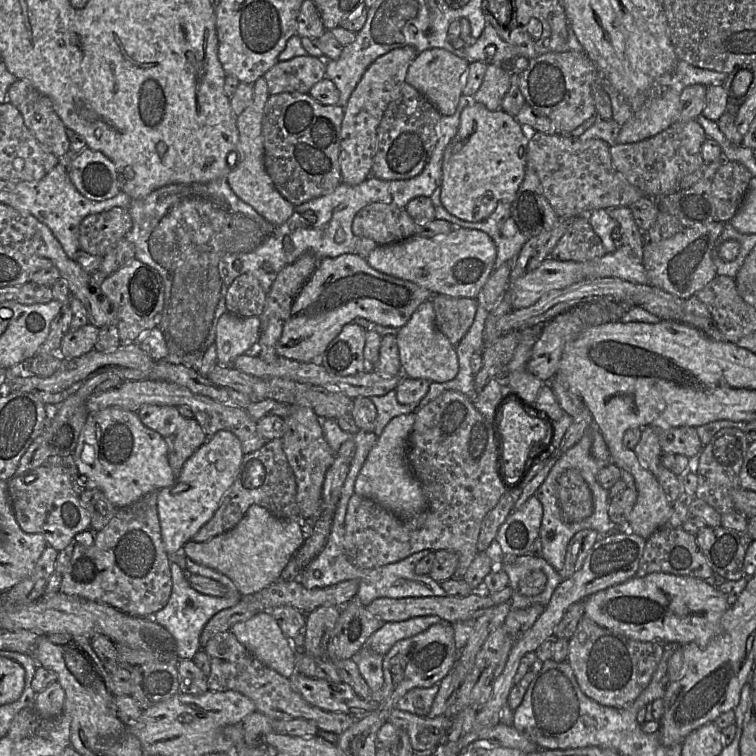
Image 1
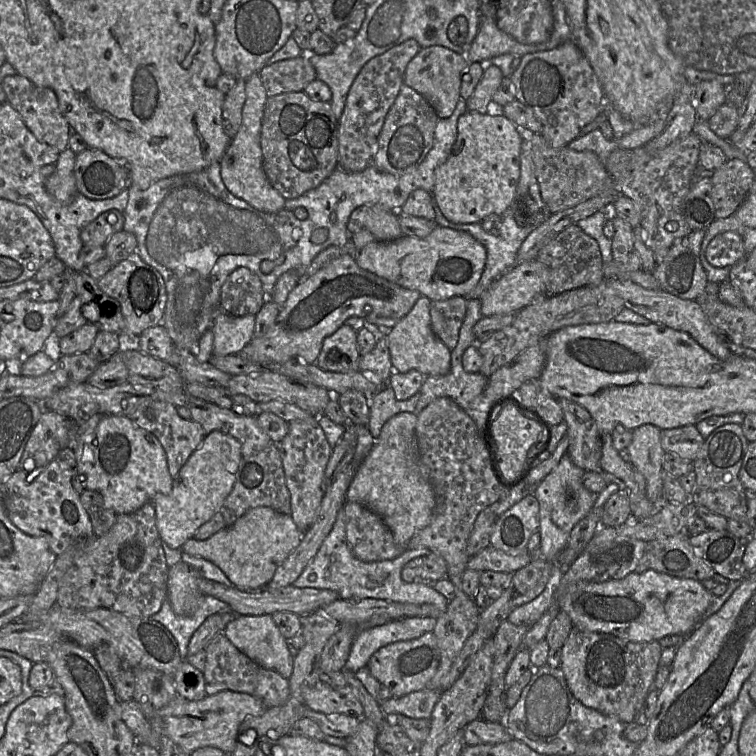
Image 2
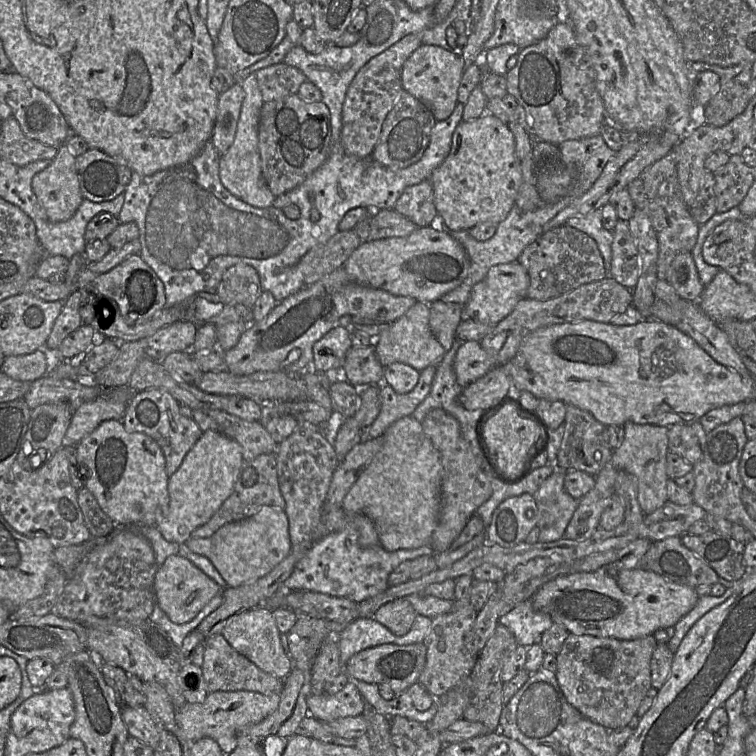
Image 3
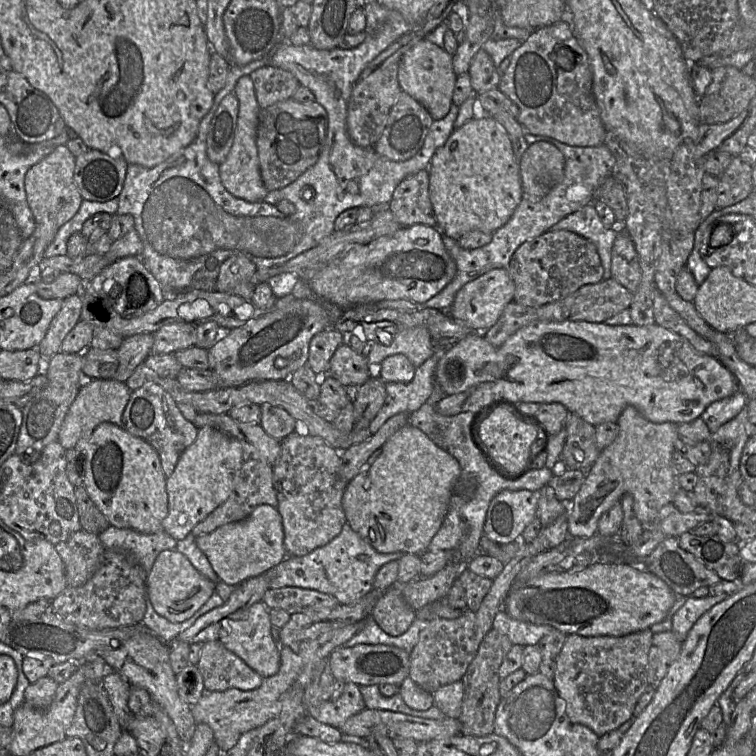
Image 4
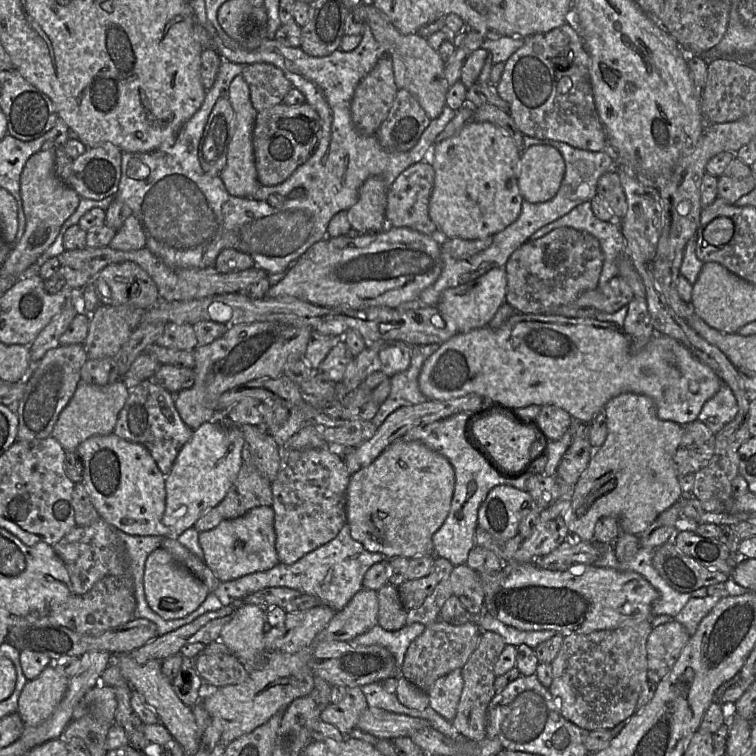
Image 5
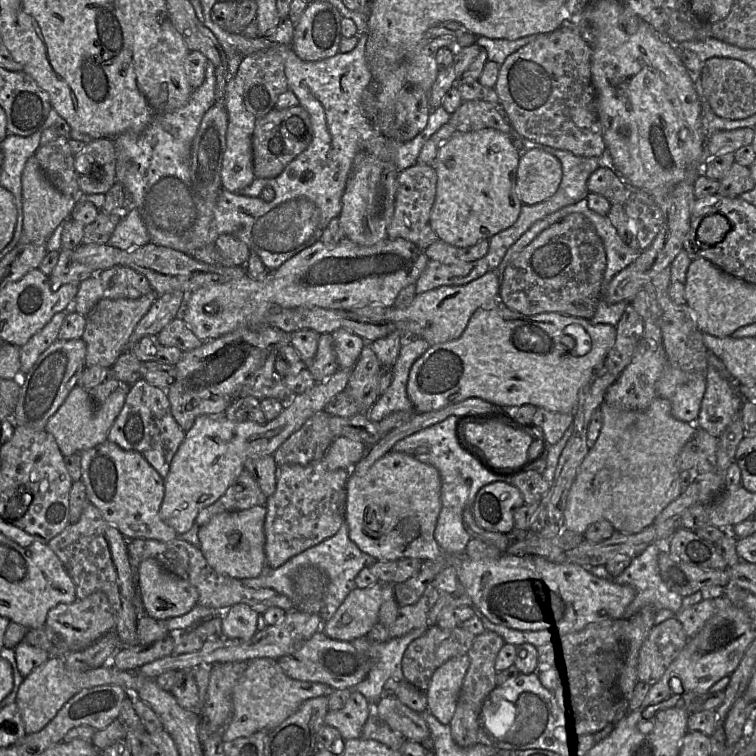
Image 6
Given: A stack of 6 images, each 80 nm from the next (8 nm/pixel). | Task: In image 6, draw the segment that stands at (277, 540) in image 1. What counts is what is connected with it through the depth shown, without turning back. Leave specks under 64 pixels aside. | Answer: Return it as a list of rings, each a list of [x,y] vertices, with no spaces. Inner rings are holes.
[[[265,505],[246,510],[223,512],[213,516],[210,521],[199,527],[199,549],[208,564],[221,574],[239,580],[255,578],[264,573],[267,567],[265,555],[264,522]]]

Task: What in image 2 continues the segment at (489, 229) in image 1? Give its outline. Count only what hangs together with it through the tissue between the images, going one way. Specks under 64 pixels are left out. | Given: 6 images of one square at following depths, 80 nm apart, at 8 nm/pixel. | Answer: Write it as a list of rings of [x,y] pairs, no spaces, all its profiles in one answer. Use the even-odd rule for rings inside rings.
[[[510,207],[502,215],[503,220],[496,235],[485,232],[479,223],[454,225],[454,230],[469,233],[486,249],[486,262],[481,277],[475,288],[464,296],[467,301],[479,298],[496,278],[518,264],[518,250],[535,229],[531,226],[519,226]]]

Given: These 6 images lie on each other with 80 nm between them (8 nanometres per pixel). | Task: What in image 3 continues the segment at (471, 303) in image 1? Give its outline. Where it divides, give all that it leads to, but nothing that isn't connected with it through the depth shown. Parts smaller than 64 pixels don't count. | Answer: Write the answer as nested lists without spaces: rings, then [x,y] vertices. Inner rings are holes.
[[[441,300],[429,304],[429,326],[432,334],[447,352],[456,338],[456,329],[462,321],[463,305]]]

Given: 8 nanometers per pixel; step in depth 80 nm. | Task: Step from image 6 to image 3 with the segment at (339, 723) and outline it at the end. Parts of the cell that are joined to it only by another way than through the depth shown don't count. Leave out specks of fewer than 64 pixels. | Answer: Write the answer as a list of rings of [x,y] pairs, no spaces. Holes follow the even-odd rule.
[[[353,681],[333,695],[310,693],[306,704],[309,715],[322,723],[362,715],[364,709],[364,700]]]

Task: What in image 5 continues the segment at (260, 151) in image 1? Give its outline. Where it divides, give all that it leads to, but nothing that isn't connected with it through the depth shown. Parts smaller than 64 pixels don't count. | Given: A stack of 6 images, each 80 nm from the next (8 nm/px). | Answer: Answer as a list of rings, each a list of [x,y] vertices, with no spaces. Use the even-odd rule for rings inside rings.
[[[241,74],[232,80],[227,98],[235,113],[235,127],[228,146],[227,162],[219,175],[230,195],[240,198],[252,198],[261,186],[257,178],[252,140],[258,112],[251,103],[249,86]]]

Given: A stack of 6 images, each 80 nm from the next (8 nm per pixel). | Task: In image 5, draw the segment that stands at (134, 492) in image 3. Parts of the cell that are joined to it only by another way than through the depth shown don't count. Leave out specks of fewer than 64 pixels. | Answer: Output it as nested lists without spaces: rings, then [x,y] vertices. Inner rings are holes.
[[[111,433],[90,437],[78,445],[77,453],[84,465],[82,483],[102,519],[129,535],[177,537],[162,523],[166,476],[145,446]]]

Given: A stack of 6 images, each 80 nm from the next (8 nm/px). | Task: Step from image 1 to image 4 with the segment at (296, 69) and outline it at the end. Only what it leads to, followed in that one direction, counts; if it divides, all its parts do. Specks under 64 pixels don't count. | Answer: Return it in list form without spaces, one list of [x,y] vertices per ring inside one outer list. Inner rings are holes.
[[[274,66],[258,68],[249,76],[261,109],[291,98],[300,86],[298,79],[291,72]]]

